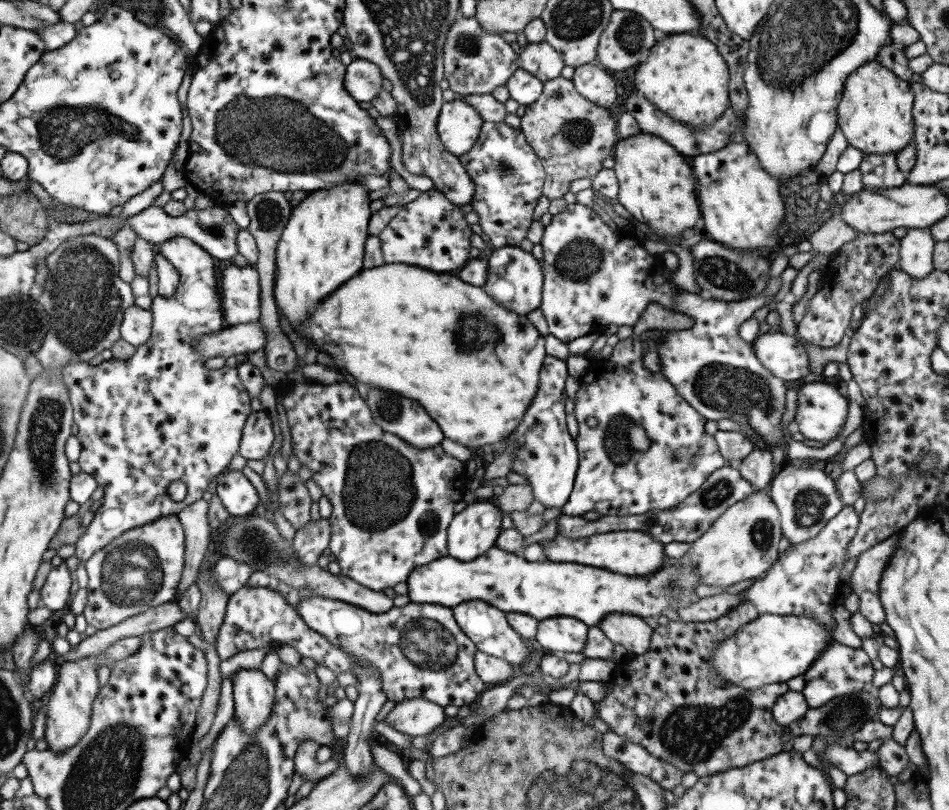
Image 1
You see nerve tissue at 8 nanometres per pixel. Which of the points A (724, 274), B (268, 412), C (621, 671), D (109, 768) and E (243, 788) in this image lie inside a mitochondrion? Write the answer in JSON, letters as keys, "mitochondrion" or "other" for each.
{"A":"mitochondrion","B":"other","C":"other","D":"mitochondrion","E":"mitochondrion"}

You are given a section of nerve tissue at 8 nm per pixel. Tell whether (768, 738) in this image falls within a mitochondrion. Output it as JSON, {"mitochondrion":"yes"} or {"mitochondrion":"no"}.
{"mitochondrion":"no"}

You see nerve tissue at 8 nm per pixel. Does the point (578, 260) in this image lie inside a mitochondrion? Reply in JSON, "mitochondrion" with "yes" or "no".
{"mitochondrion":"yes"}

